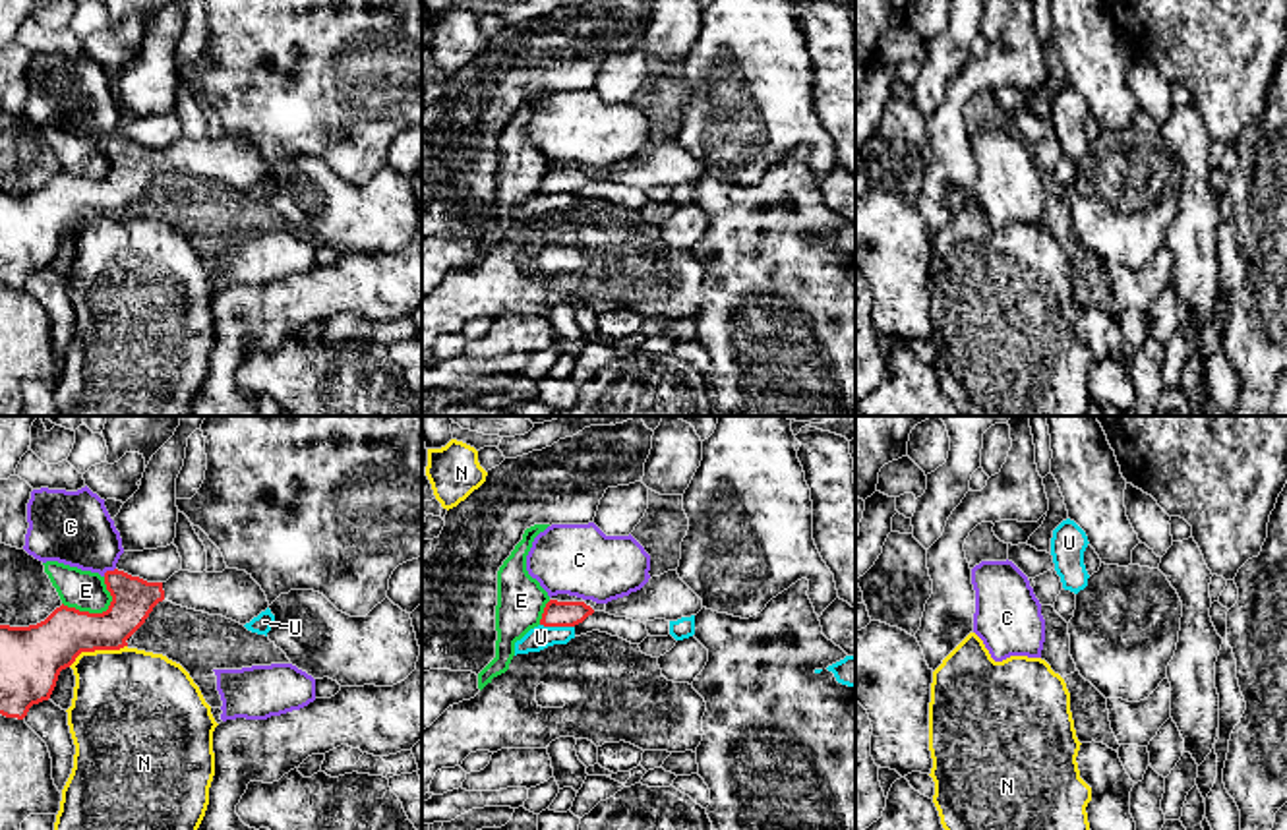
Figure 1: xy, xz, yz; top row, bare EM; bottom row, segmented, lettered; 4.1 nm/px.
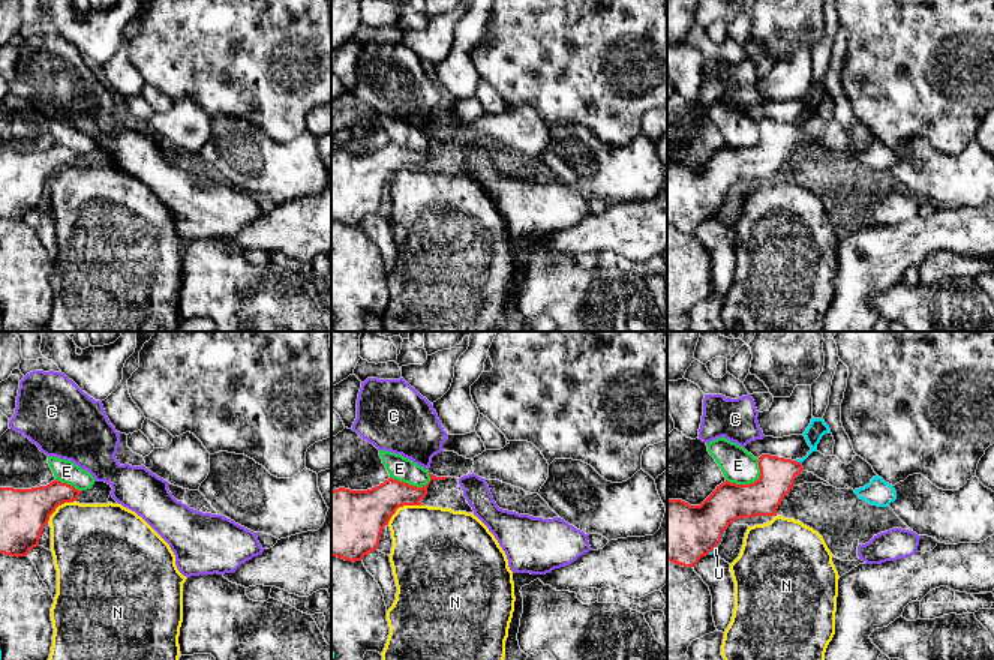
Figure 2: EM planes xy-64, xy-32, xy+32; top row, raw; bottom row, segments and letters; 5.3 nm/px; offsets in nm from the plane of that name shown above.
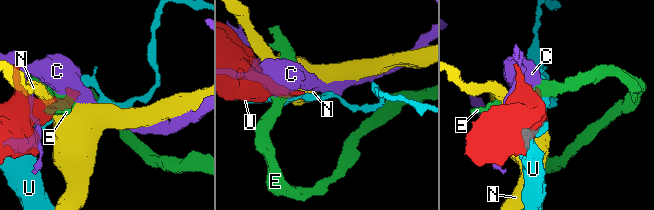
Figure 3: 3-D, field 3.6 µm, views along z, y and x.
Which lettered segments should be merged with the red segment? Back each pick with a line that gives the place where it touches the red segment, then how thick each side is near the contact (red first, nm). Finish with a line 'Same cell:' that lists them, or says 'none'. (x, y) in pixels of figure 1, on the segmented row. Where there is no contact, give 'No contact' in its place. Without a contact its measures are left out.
Same cell: none

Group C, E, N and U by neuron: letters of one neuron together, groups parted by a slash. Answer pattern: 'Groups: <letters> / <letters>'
Groups: C / E / N / U

